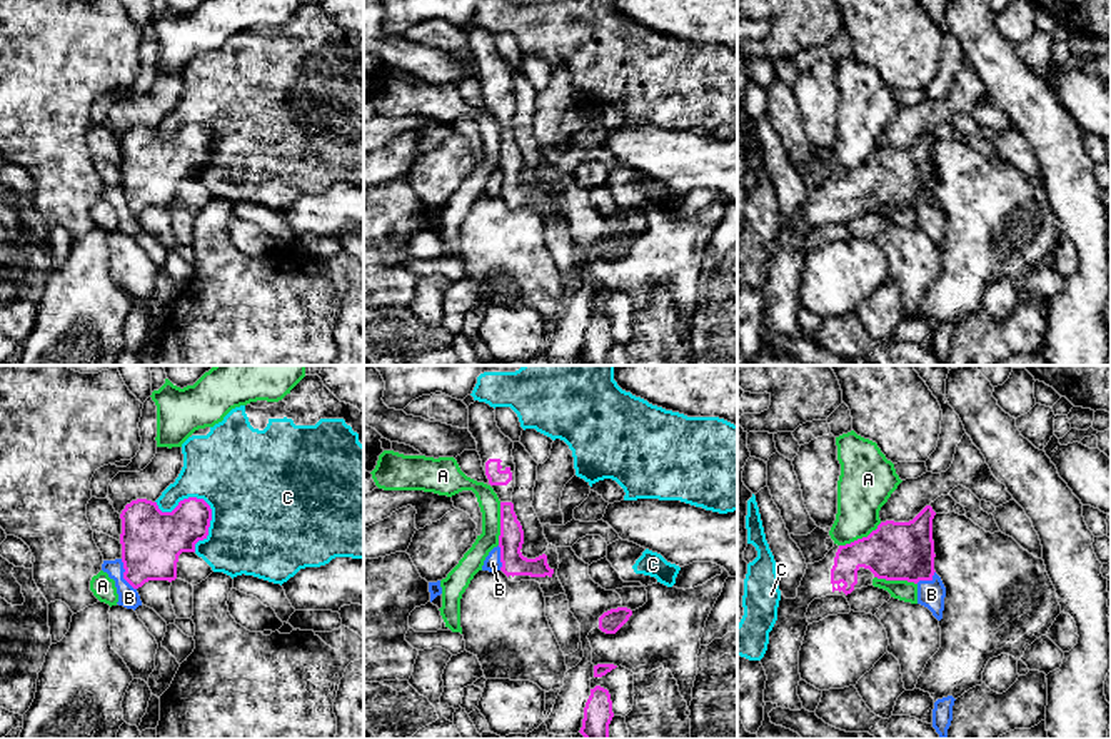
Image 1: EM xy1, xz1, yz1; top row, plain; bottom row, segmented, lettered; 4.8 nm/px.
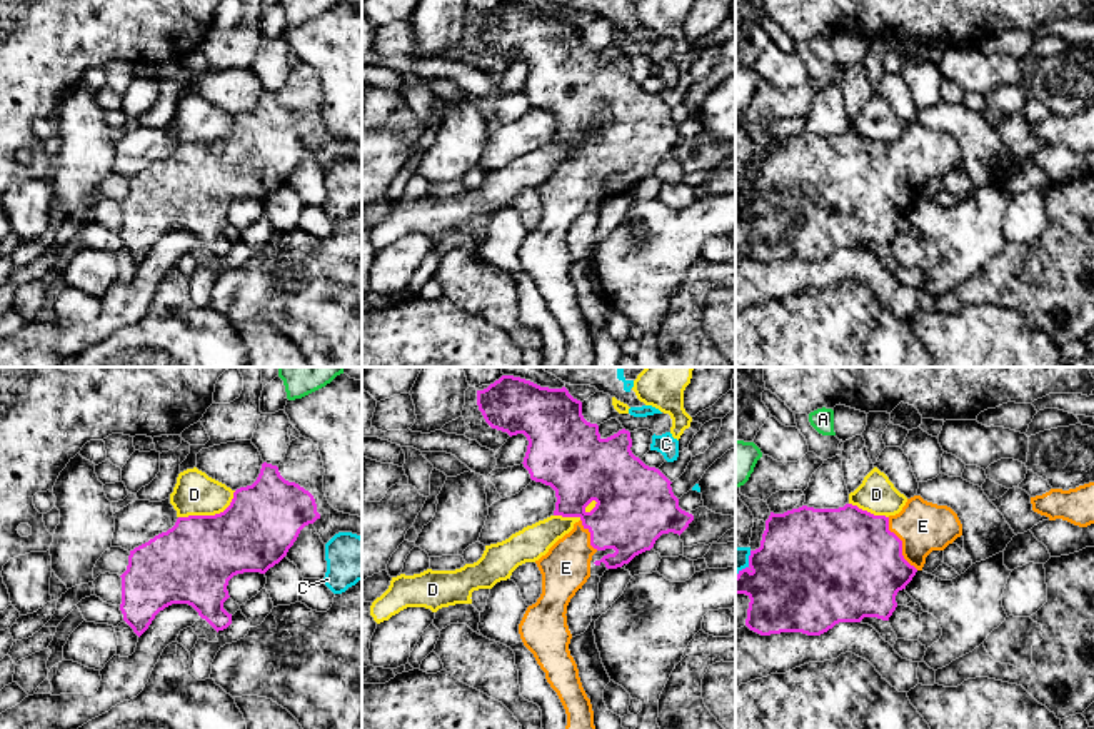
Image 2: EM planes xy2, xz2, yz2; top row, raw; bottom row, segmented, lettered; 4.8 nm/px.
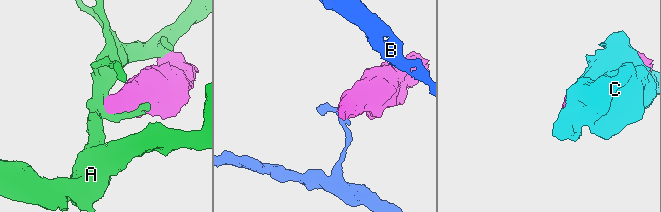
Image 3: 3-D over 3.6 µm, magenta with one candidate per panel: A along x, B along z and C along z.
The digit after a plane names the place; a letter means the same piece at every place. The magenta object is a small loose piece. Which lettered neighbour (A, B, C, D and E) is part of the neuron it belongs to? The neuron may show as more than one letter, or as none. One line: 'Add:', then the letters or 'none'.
Add: E

